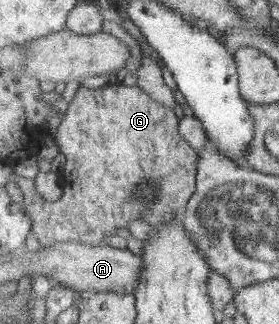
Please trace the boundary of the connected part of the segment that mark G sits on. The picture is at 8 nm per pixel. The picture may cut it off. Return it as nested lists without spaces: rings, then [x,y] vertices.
[[[119,83],[100,89],[76,86],[55,139],[66,160],[59,172],[63,198],[47,202],[37,191],[35,178],[19,177],[17,182],[23,193],[25,215],[31,218],[32,233],[42,247],[66,241],[106,245],[104,237],[116,235],[117,228],[126,228],[131,220],[146,221],[150,226],[165,225],[181,215],[196,192],[200,153],[181,137],[173,108],[157,102],[143,87]]]

